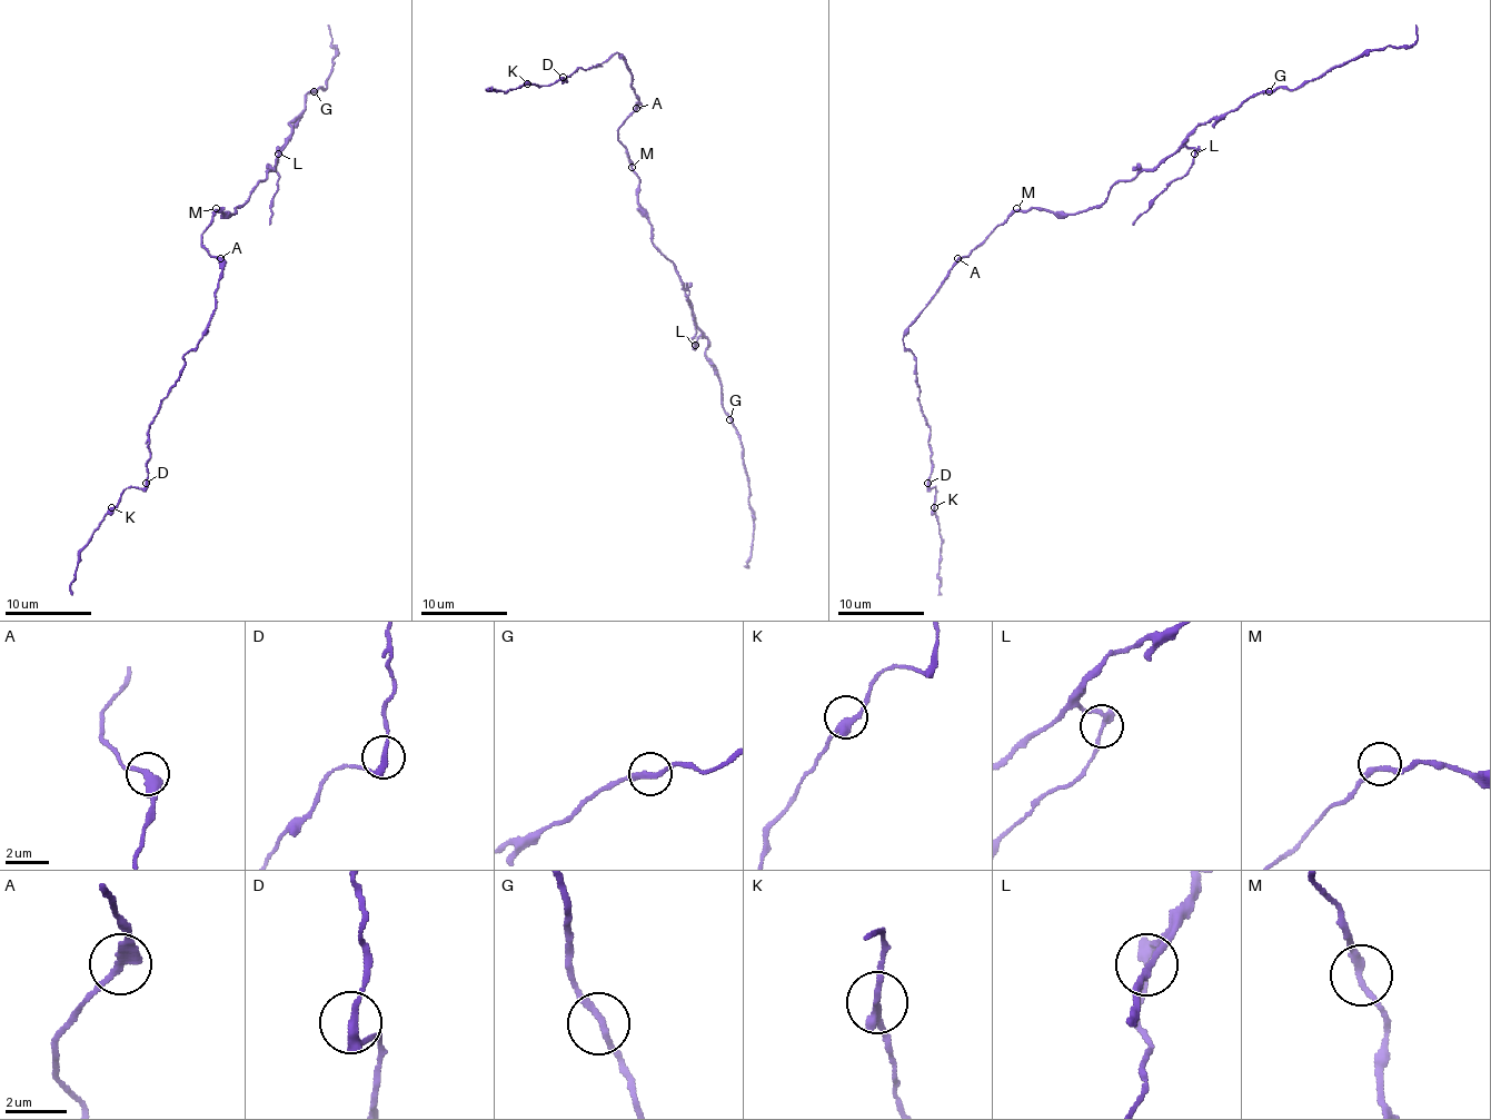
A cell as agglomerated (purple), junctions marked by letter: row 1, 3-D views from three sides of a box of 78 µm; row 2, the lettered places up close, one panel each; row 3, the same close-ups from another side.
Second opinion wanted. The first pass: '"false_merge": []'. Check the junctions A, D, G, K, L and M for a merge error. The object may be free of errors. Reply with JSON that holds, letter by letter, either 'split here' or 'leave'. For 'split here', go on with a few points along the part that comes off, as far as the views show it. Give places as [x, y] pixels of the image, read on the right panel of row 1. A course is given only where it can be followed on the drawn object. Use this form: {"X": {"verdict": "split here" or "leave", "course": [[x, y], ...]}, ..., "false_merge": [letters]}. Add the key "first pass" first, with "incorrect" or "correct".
{"first pass": "incorrect", "A": {"verdict": "leave"}, "D": {"verdict": "leave"}, "G": {"verdict": "leave"}, "K": {"verdict": "leave"}, "L": {"verdict": "split here", "course": [[1195, 155], [1193, 165], [1132, 224]]}, "M": {"verdict": "leave"}, "false_merge": ["L"]}

